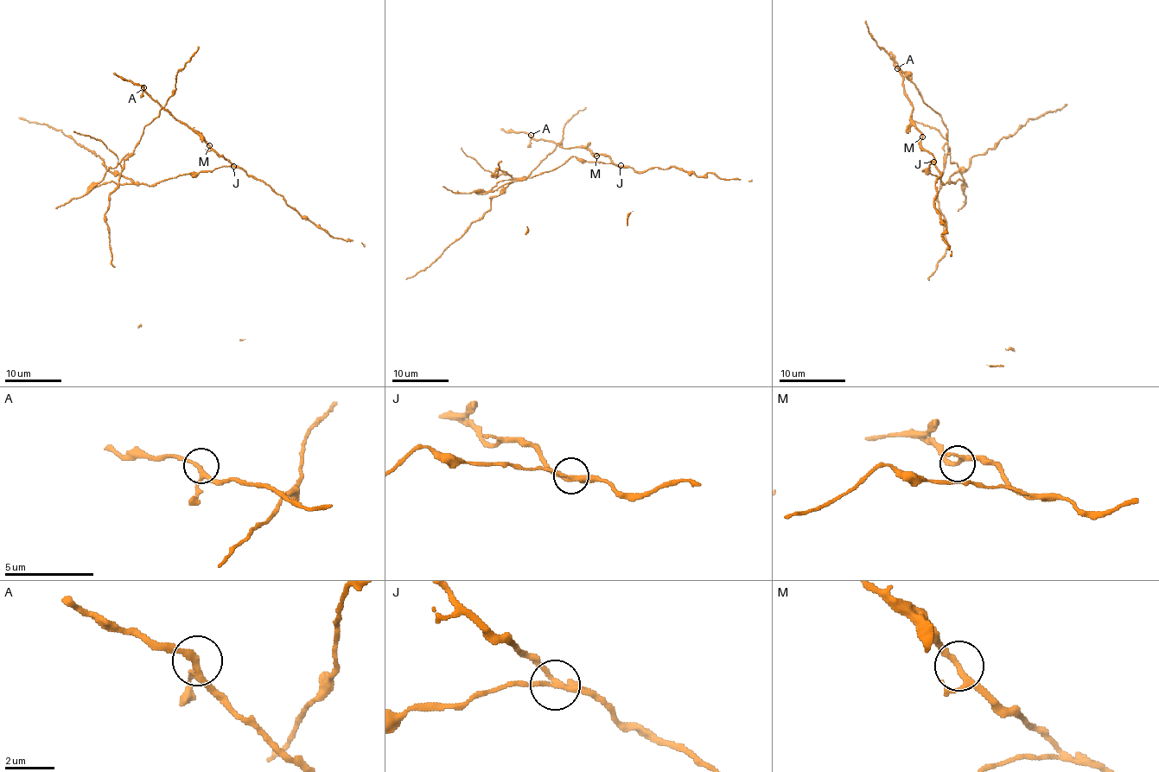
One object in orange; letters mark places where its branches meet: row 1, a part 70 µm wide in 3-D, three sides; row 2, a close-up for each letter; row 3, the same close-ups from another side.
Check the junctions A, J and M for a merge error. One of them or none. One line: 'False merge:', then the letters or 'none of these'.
False merge: J

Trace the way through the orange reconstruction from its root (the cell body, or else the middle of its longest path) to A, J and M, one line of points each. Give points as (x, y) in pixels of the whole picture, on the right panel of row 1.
A: (935, 175), (922, 170), (933, 156), (922, 149), (922, 133), (912, 124), (912, 104), (897, 68)
J: (935, 175), (922, 170), (933, 162)
M: (935, 175), (922, 170), (926, 170), (933, 158), (922, 149), (922, 137)

